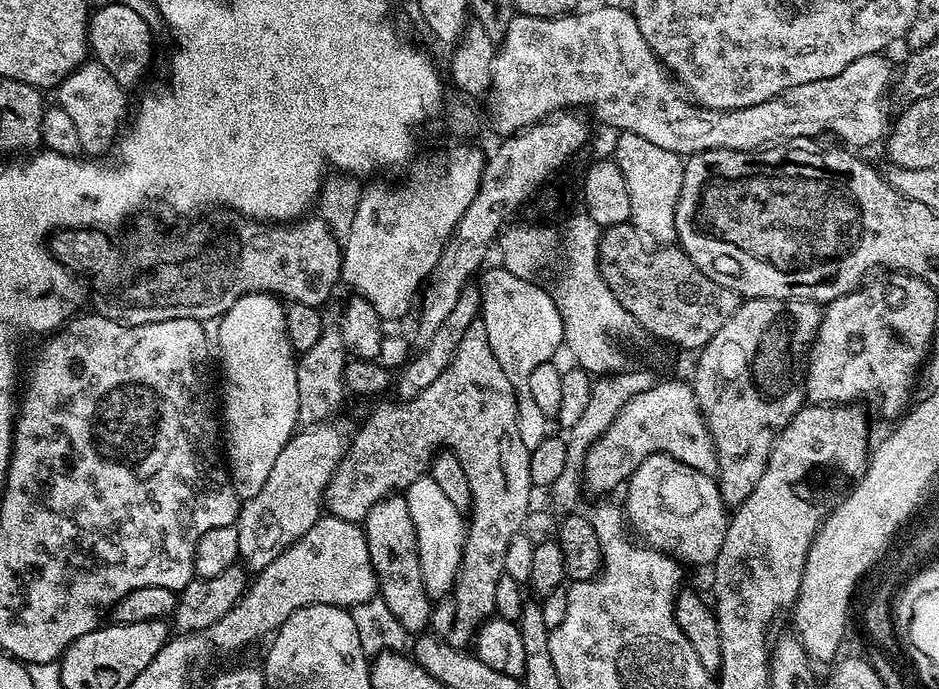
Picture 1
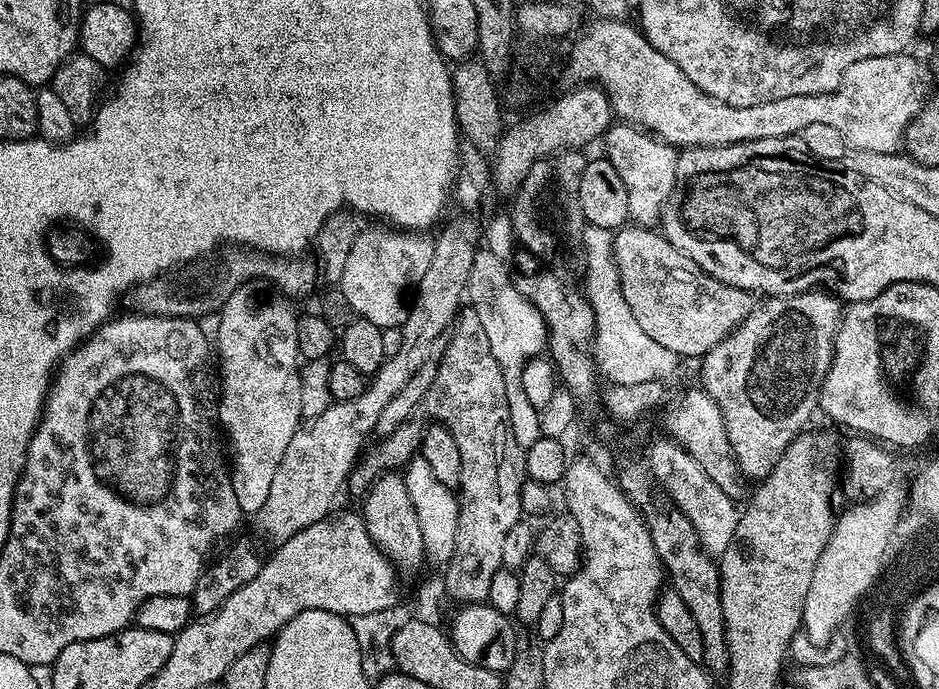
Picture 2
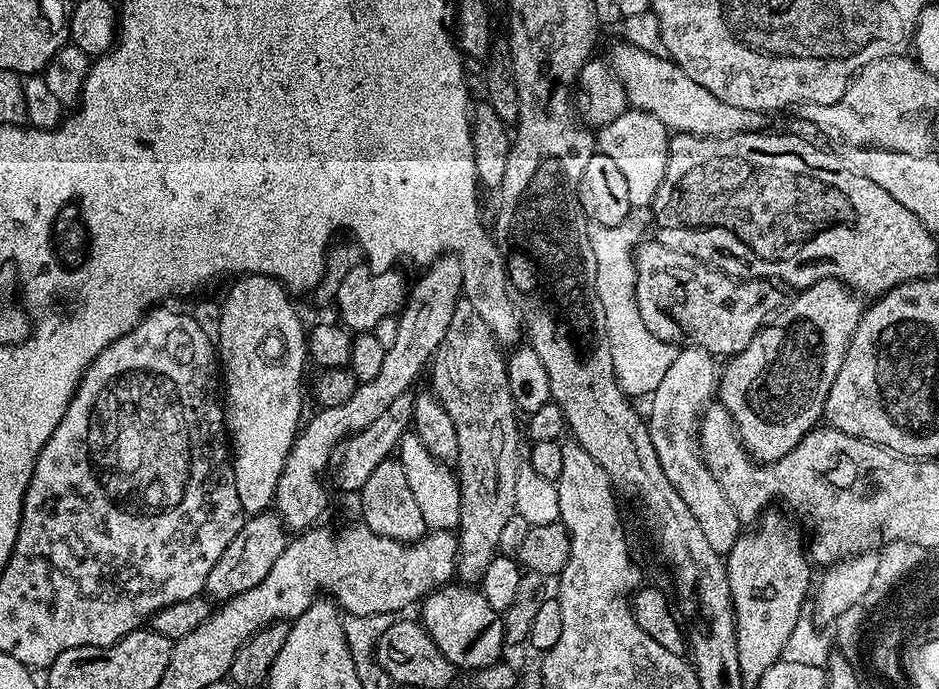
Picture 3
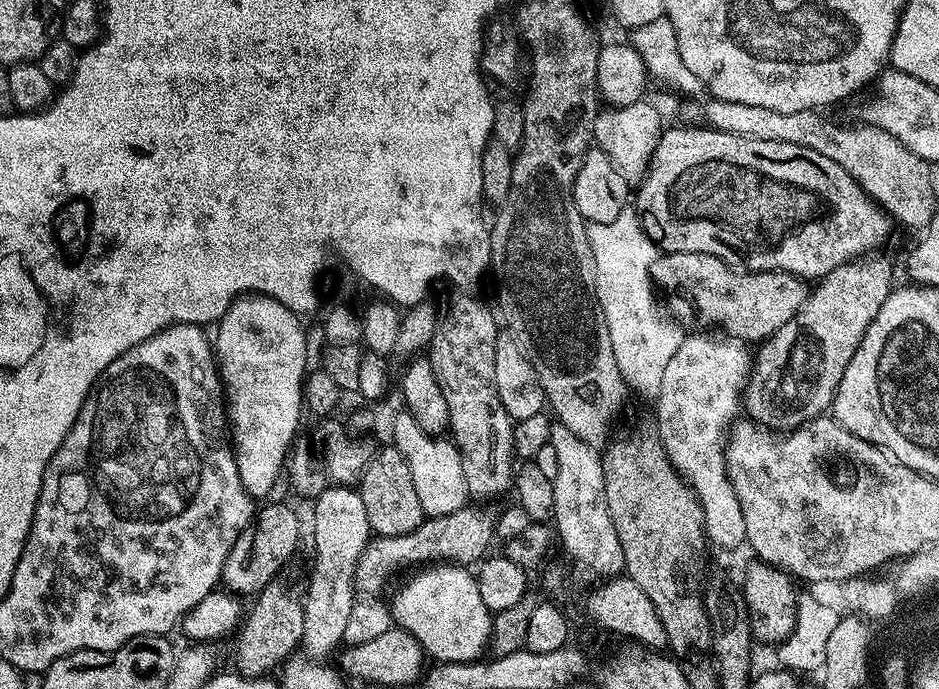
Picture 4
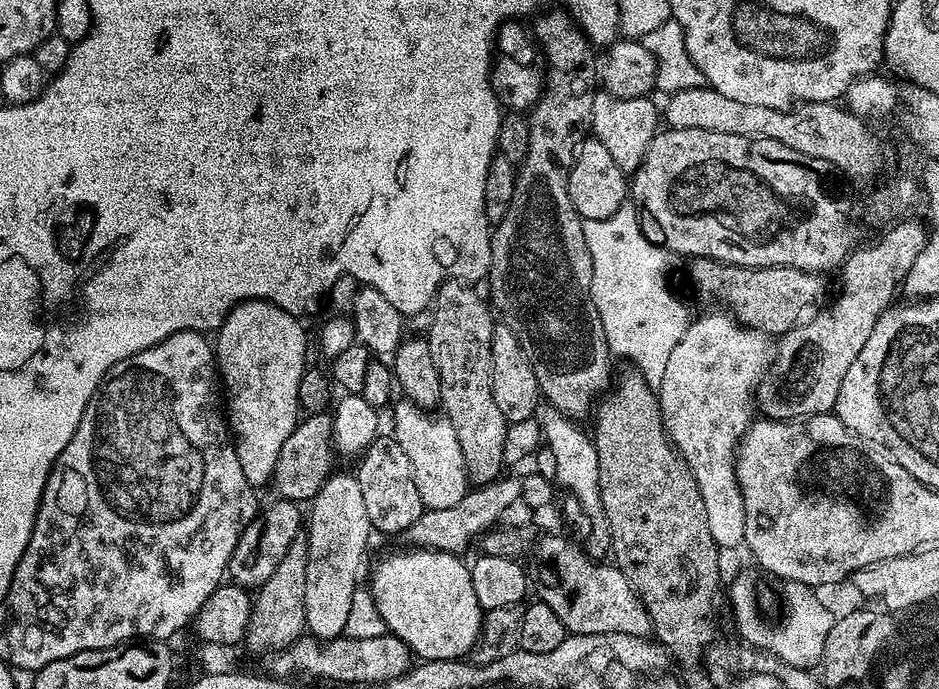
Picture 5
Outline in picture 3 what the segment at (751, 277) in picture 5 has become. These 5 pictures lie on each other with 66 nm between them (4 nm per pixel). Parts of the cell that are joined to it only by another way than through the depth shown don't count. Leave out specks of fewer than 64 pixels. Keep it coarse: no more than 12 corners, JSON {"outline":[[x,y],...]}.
{"outline":[[641,243],[646,330],[717,358],[746,350],[781,307],[771,280],[738,280]]}

